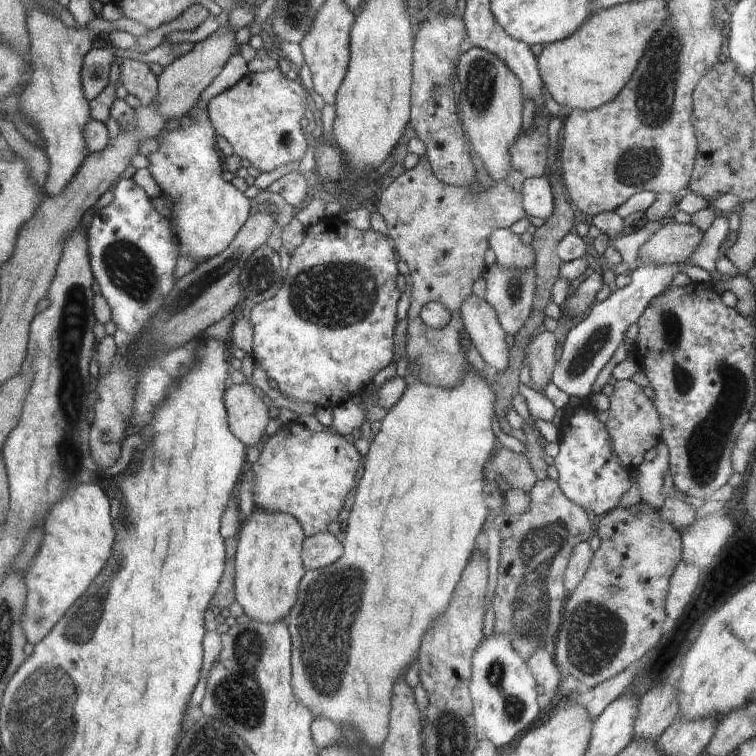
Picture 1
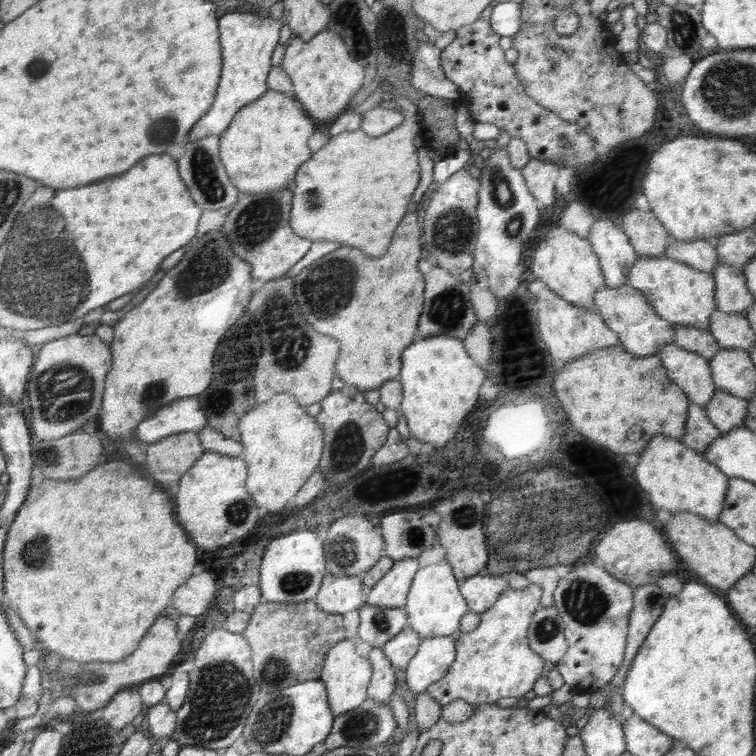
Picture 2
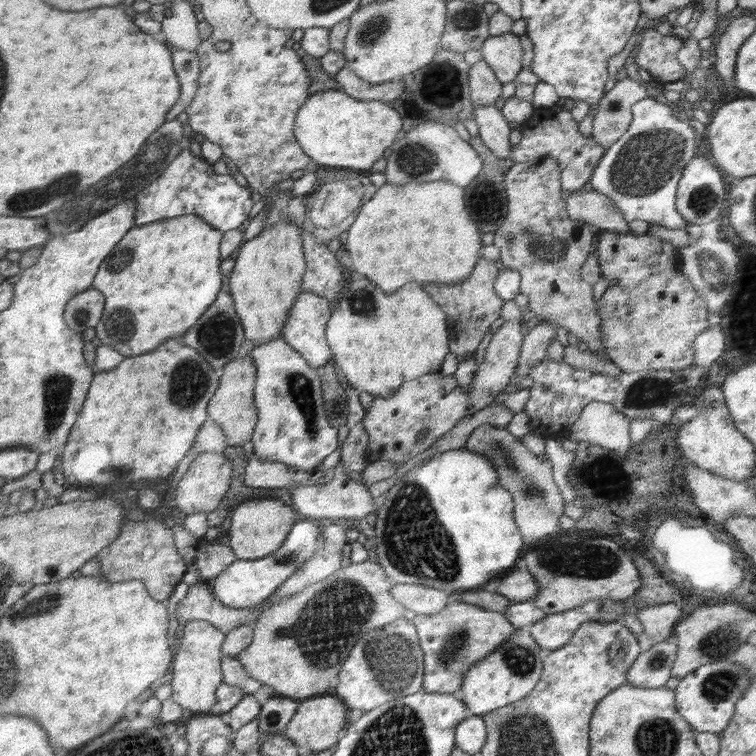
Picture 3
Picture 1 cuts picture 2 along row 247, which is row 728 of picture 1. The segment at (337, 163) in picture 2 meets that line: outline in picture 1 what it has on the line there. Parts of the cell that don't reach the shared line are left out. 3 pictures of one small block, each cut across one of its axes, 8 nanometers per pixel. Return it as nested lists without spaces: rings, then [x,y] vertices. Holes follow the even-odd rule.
[[[412,366],[409,370],[407,376],[407,384],[405,394],[402,394],[402,398],[397,402],[390,410],[386,416],[382,419],[382,426],[371,442],[370,449],[366,454],[365,461],[363,462],[362,478],[358,482],[358,488],[355,490],[355,494],[352,496],[352,502],[349,504],[349,516],[347,522],[343,525],[346,532],[346,537],[344,538],[342,544],[344,552],[334,564],[326,566],[324,568],[312,571],[305,571],[306,578],[302,578],[302,590],[298,590],[298,606],[293,606],[293,610],[290,610],[288,616],[285,617],[285,621],[288,625],[288,630],[291,636],[291,667],[292,667],[292,688],[294,688],[294,694],[296,698],[314,714],[315,717],[326,716],[330,718],[332,722],[336,724],[348,724],[352,728],[356,728],[360,732],[360,738],[368,744],[372,744],[372,751],[380,746],[382,742],[386,740],[386,736],[389,734],[389,720],[390,714],[392,714],[393,702],[392,702],[392,686],[396,680],[402,680],[406,678],[406,674],[410,674],[410,670],[414,670],[414,666],[418,666],[418,650],[421,650],[422,640],[425,638],[425,633],[432,628],[432,624],[438,620],[438,616],[444,614],[444,610],[450,605],[450,598],[453,598],[453,592],[458,586],[458,580],[462,576],[462,571],[466,568],[467,564],[470,564],[470,560],[474,558],[474,554],[478,554],[478,548],[484,539],[484,531],[486,528],[486,522],[491,521],[490,516],[490,494],[495,491],[495,479],[490,474],[491,469],[491,458],[494,458],[494,450],[498,450],[498,430],[494,430],[494,416],[496,415],[496,402],[498,402],[498,394],[494,391],[494,379],[492,375],[489,374],[485,377],[485,374],[478,372],[474,368],[474,372],[468,372],[462,382],[456,382],[452,388],[440,388],[440,386],[432,386],[432,384],[426,384],[418,378],[418,366]]]

